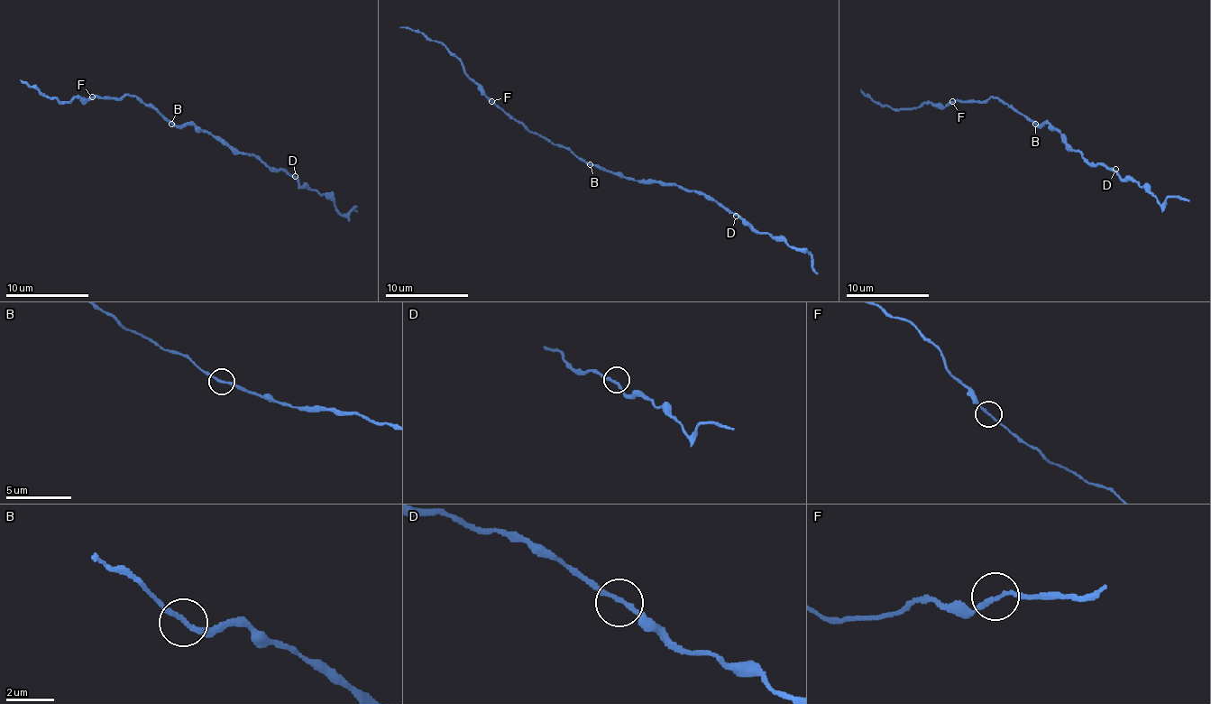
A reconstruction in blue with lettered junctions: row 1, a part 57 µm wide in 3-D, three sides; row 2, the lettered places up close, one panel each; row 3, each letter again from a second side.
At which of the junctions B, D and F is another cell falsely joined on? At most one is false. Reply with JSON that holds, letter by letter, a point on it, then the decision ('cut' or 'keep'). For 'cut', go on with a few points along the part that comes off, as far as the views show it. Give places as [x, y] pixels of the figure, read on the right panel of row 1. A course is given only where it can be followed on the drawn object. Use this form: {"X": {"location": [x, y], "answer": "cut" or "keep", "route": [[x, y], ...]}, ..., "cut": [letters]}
{"B": {"location": [1035, 124], "answer": "keep"}, "D": {"location": [1115, 169], "answer": "keep"}, "F": {"location": [952, 101], "answer": "keep"}, "cut": []}

